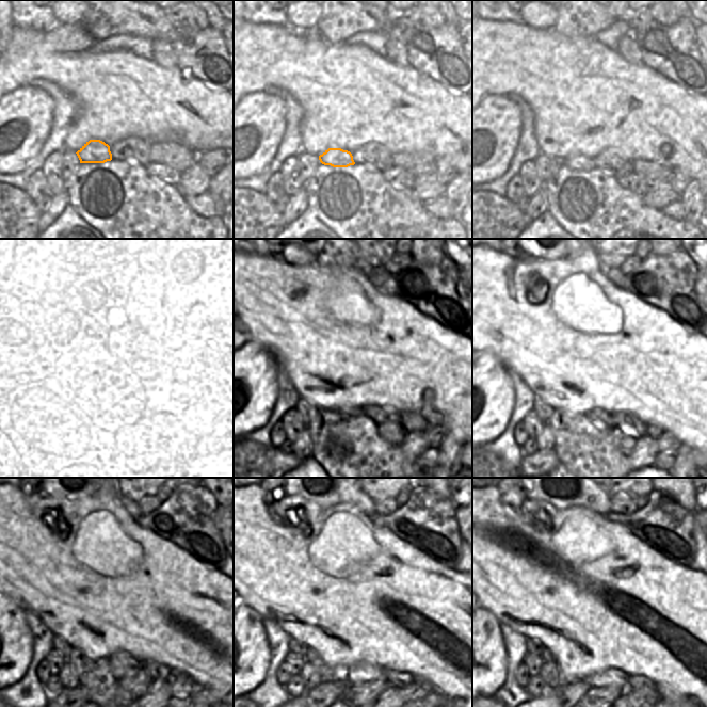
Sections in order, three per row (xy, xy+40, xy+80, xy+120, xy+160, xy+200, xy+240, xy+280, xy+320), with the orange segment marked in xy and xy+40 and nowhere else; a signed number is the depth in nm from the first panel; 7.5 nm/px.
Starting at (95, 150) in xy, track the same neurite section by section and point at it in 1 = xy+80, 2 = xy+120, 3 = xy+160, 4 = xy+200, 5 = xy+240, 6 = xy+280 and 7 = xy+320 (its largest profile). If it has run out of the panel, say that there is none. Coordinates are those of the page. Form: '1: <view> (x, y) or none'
1: xy+80 (577, 162)
2: xy+120 (103, 405)
3: xy+160 (350, 412)
4: xy+200 (603, 420)
5: xy+240 (121, 662)
6: xy+280 (362, 672)
7: xy+320 (607, 677)

